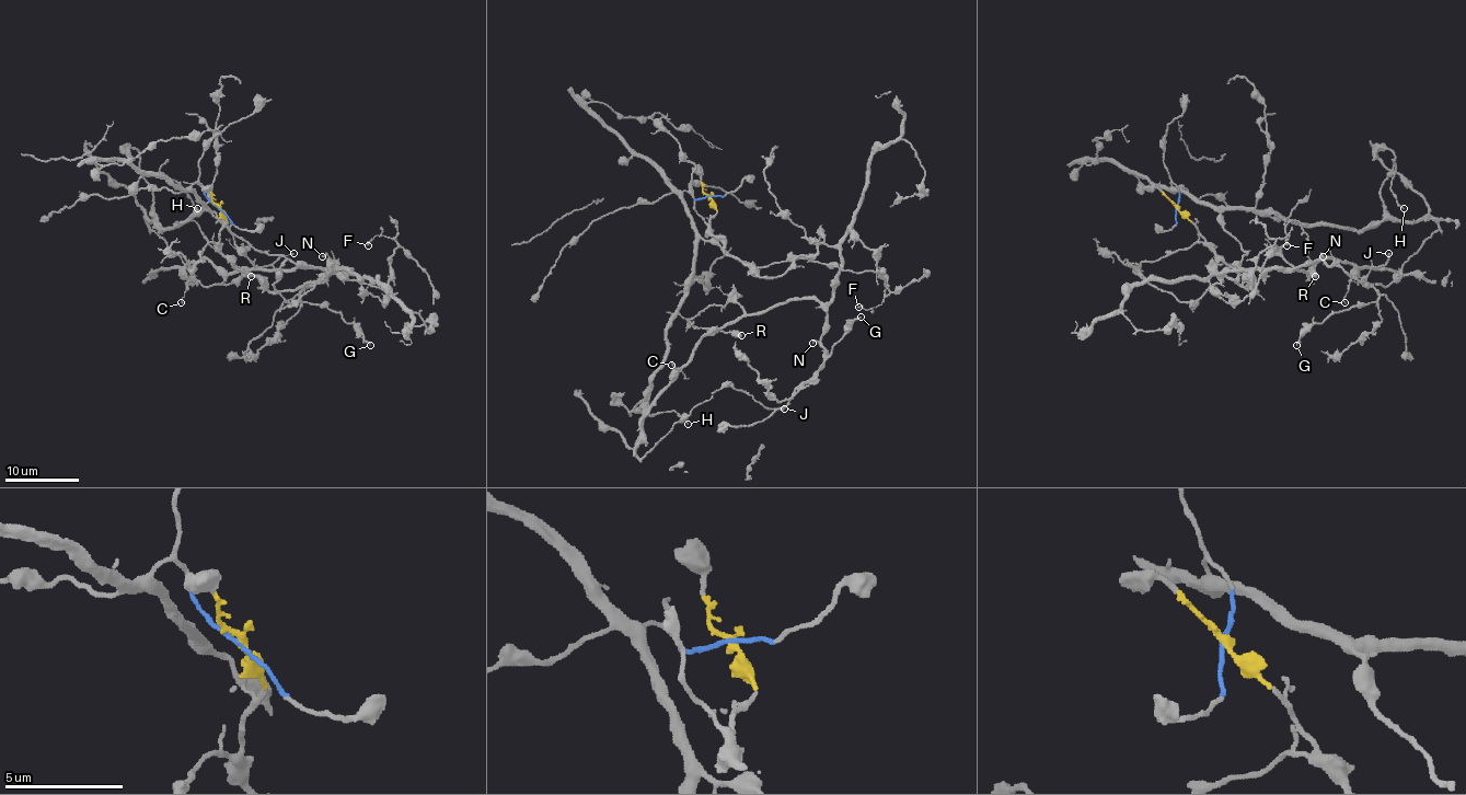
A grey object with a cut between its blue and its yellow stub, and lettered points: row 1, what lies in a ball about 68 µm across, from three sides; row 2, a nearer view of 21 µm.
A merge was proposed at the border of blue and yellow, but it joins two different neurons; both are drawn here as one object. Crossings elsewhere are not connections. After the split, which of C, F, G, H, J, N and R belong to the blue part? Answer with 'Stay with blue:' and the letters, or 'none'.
Stay with blue: F, H, J, R

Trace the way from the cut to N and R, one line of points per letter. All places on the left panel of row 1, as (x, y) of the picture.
N: (219, 207), (226, 223), (219, 249), (272, 291), (302, 288), (331, 272), (350, 269), (338, 269), (321, 256)
R: (218, 207), (194, 183), (192, 188), (205, 207), (188, 219), (195, 223), (205, 240), (251, 277)

